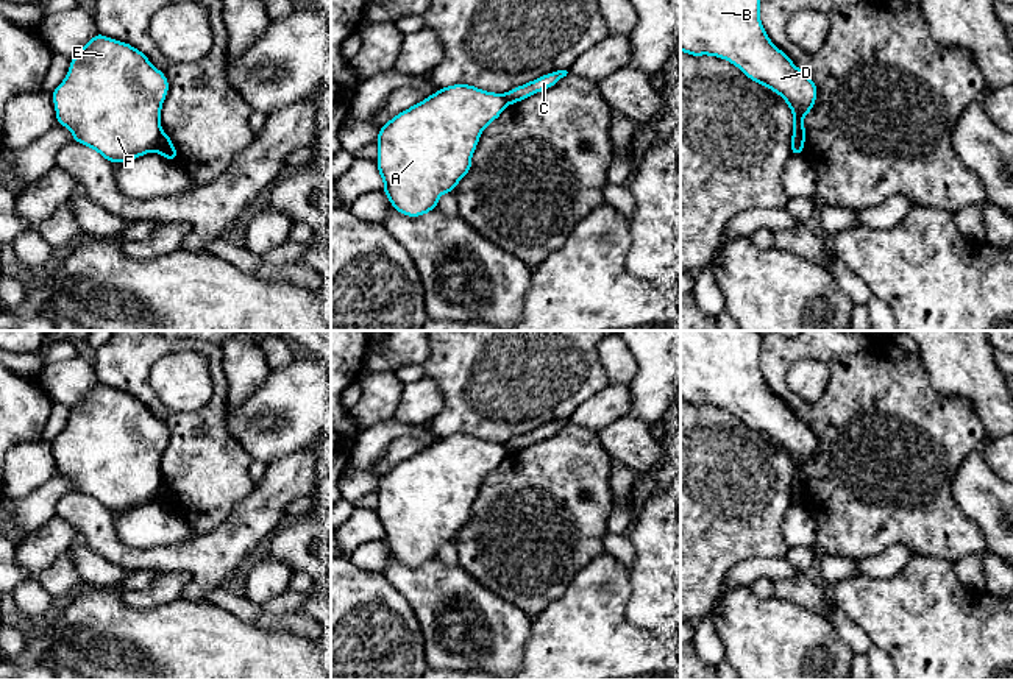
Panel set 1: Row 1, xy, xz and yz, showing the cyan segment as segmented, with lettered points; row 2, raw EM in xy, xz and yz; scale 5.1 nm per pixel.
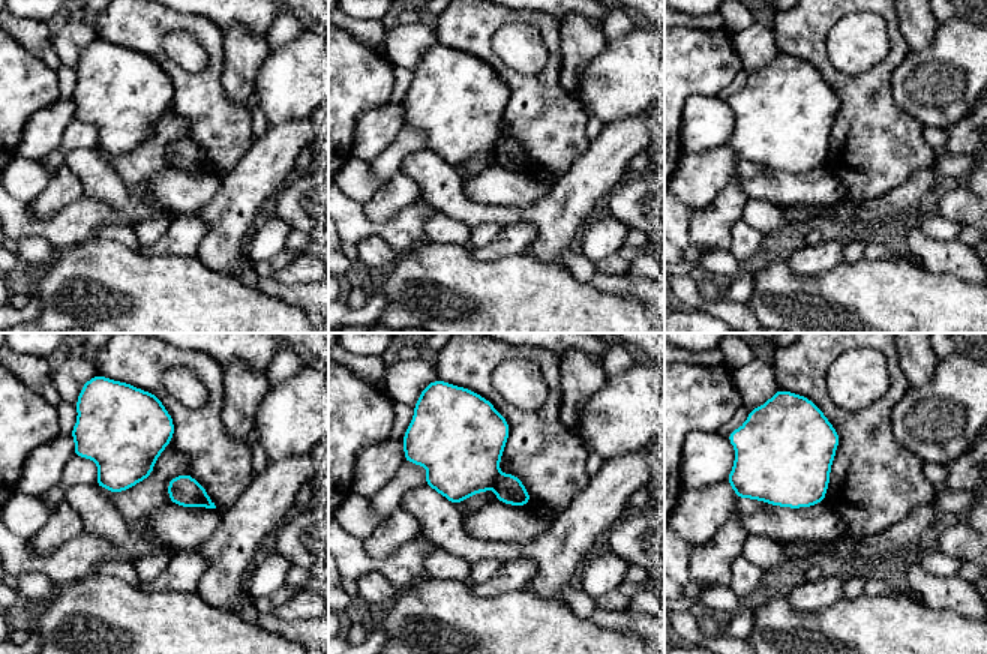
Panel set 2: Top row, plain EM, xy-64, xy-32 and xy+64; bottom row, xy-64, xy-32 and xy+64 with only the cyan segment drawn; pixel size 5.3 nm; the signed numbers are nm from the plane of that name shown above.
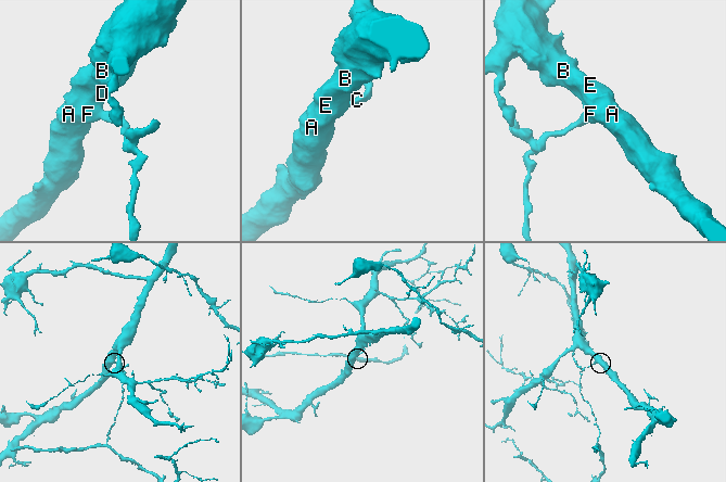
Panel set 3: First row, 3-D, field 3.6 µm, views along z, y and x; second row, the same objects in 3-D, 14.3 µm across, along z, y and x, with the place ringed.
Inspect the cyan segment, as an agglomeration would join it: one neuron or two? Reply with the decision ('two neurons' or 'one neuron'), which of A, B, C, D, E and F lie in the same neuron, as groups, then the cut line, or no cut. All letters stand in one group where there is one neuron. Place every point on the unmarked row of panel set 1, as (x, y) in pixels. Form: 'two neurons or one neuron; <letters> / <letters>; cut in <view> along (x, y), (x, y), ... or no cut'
two neurons; A B D E F / C; cut in xy along (163, 481), (152, 499)

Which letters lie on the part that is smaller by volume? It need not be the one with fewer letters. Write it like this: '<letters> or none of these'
C

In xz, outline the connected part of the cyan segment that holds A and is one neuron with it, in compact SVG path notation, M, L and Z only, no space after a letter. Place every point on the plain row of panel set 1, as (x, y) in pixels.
M470 434L440 437L423 451L401 460L378 480L378 521L384 530L382 541L389 552L403 565L421 566L437 558L439 547L454 541L459 530L471 519L471 507L482 480L506 459L506 443L485 441Z

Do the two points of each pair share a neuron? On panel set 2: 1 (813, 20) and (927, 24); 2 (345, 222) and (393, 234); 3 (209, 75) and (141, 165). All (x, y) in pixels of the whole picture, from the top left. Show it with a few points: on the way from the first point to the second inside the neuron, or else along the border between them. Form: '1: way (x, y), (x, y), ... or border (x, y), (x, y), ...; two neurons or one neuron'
1: border (897, 15), (897, 29), (909, 50); two neurons
2: way (357, 227), (381, 230); one neuron
3: border (170, 108), (186, 125), (188, 137); two neurons

